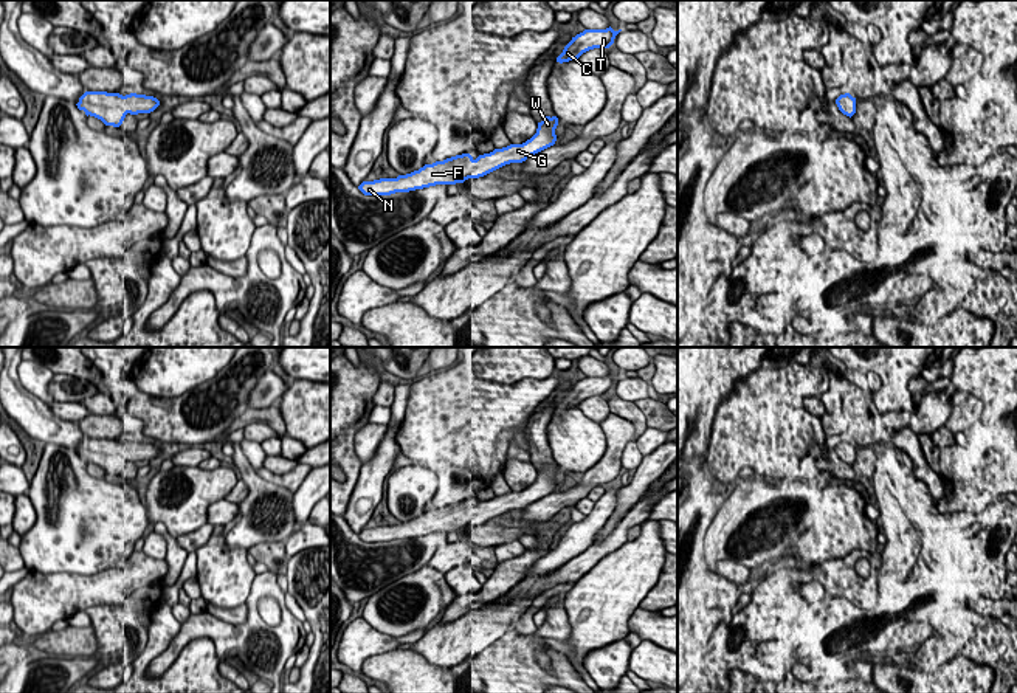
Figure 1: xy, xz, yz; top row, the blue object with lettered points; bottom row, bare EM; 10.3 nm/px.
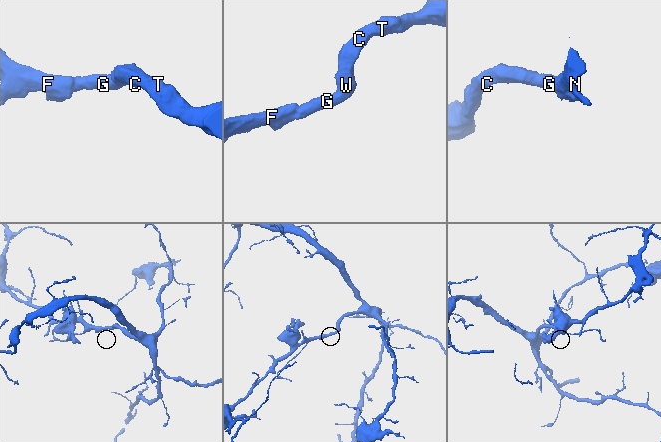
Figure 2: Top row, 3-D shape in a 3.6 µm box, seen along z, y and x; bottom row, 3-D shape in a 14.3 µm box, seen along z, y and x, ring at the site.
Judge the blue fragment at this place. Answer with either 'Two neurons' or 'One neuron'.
One neuron

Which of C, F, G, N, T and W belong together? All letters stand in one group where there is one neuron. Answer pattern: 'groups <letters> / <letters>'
groups C F G N T W

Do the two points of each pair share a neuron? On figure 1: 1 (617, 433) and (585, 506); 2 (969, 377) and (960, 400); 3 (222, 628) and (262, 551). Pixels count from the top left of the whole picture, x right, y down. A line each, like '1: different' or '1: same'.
1: different
2: different
3: different

